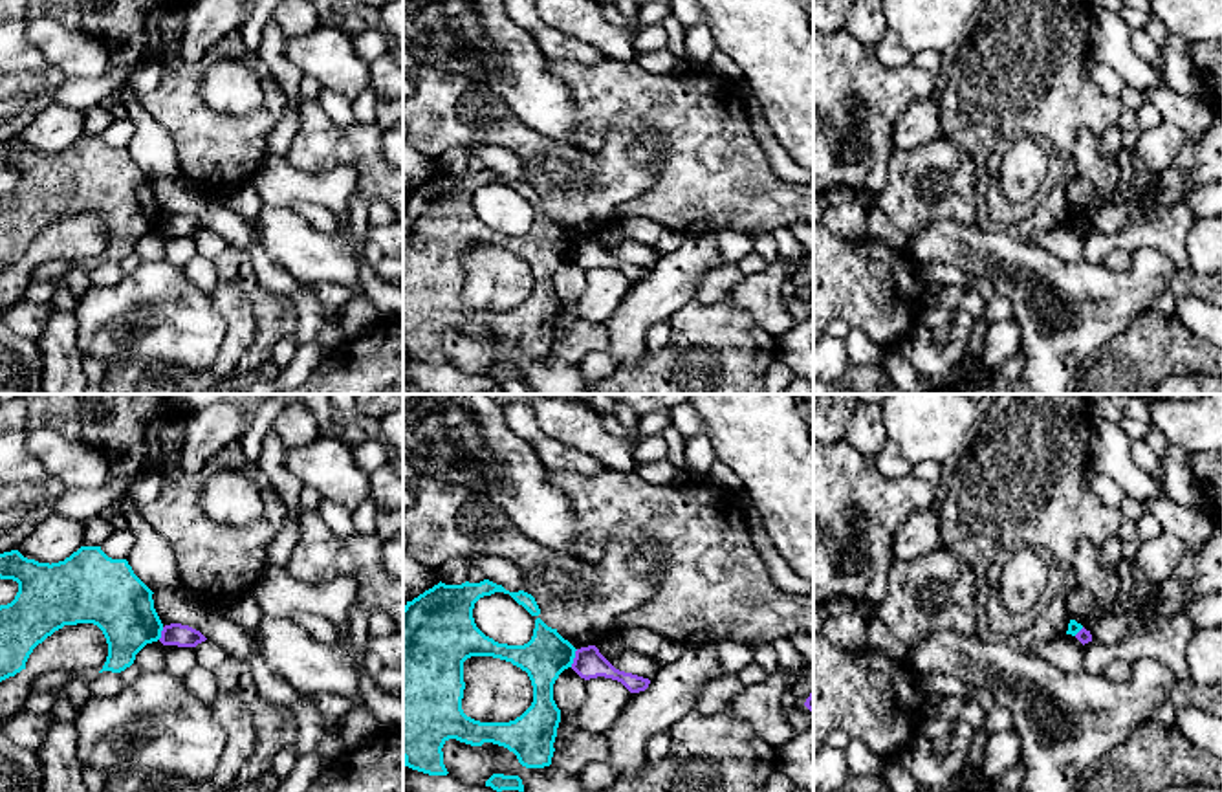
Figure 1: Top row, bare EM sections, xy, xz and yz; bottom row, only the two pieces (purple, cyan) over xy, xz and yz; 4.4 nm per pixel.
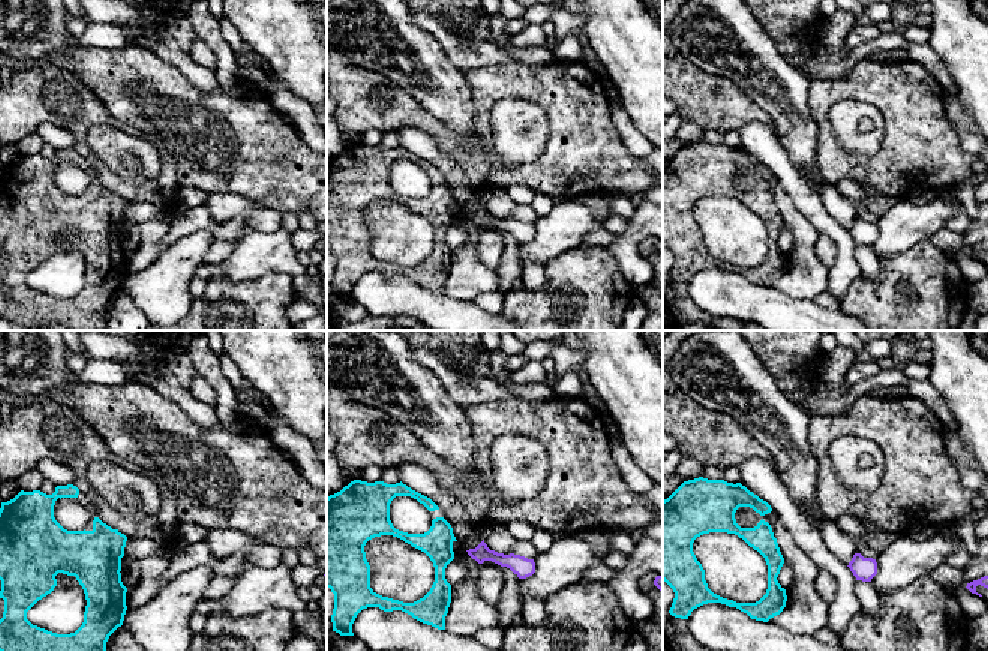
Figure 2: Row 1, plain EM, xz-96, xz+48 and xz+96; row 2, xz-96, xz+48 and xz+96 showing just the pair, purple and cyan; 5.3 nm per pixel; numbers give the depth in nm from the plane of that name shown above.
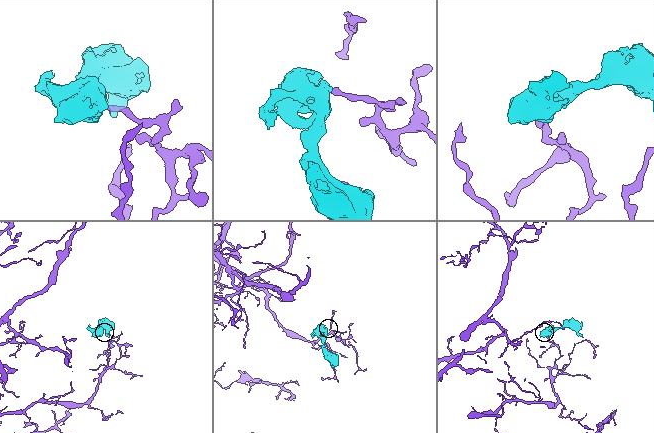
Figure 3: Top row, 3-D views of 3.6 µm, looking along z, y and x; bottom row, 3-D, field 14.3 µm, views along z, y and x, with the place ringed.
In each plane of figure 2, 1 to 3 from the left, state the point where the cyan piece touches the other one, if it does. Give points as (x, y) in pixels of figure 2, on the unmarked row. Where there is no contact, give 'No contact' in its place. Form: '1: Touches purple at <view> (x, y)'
1: No contact
2: No contact
3: No contact

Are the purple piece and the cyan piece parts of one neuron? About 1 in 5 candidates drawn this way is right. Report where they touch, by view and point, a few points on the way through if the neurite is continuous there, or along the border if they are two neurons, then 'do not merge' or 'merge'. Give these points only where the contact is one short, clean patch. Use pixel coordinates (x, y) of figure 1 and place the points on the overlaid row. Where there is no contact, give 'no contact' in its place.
contact xz (574, 659); border xz (578, 649), (570, 666); do not merge

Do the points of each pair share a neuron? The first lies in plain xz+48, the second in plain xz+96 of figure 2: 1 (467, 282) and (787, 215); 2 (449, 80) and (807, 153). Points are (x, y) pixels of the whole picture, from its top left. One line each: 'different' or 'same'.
1: same
2: same

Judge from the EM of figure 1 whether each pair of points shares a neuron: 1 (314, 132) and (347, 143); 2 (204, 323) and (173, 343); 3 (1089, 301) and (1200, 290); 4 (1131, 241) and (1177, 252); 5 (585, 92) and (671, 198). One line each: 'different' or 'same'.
1: same
2: same
3: different
4: same
5: same

